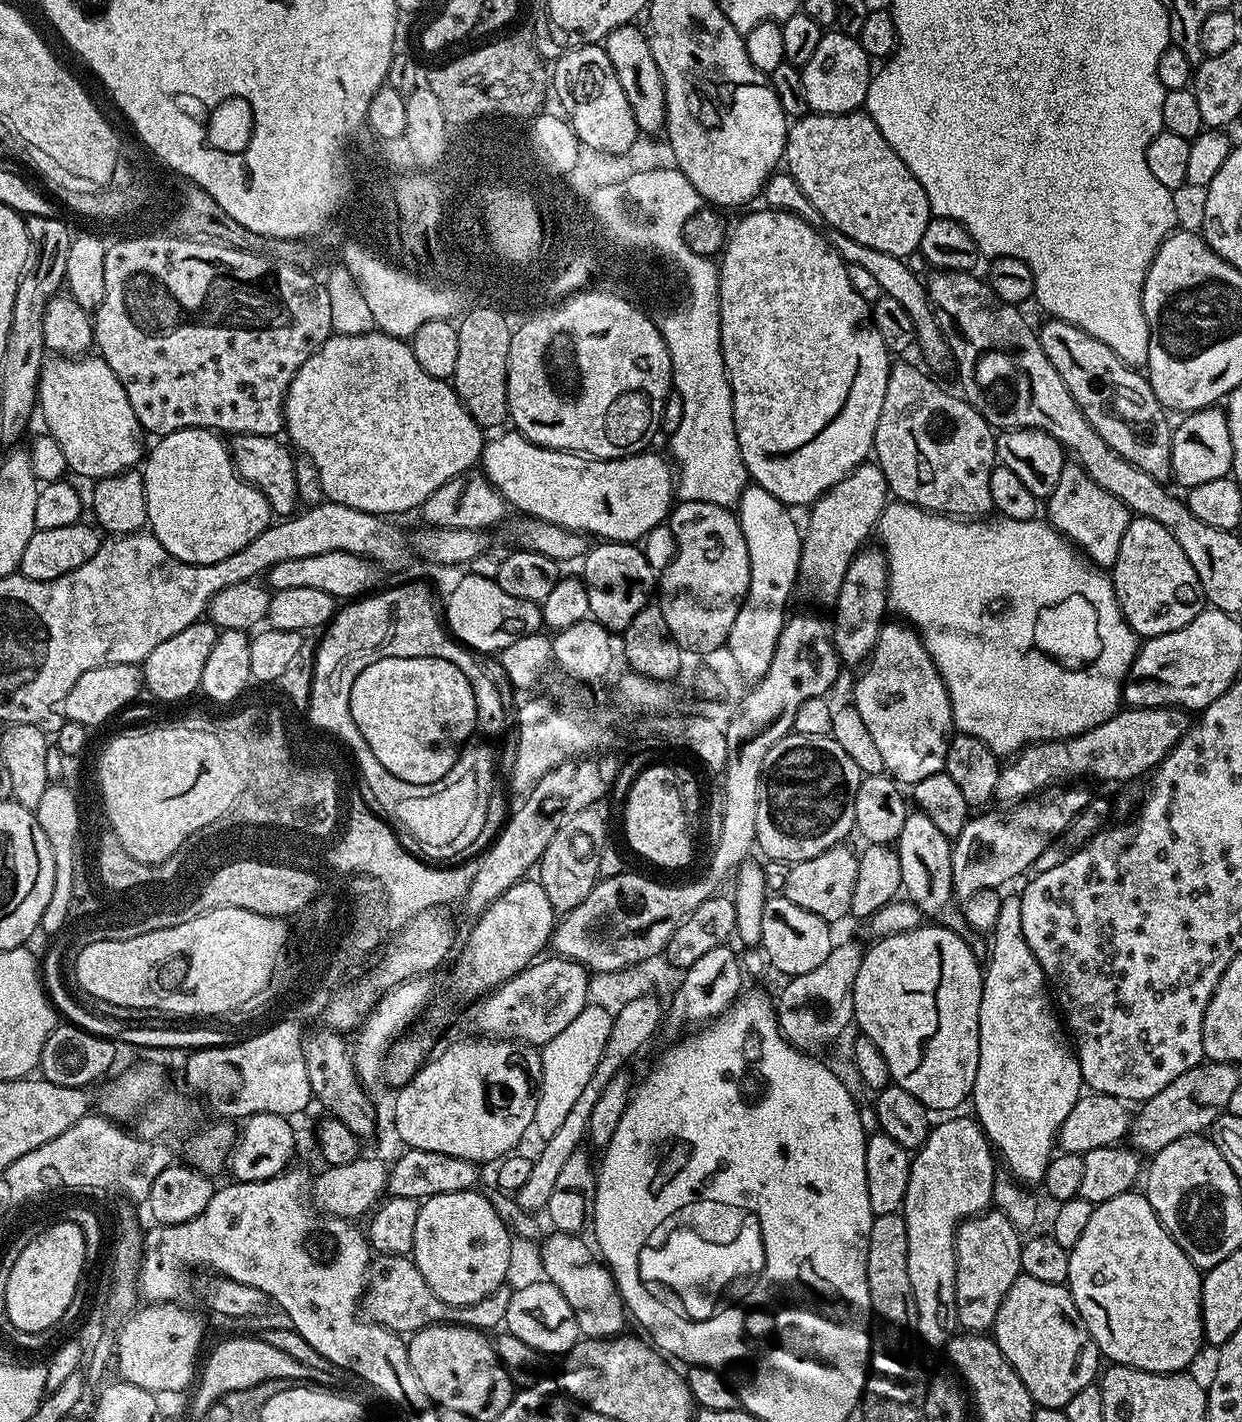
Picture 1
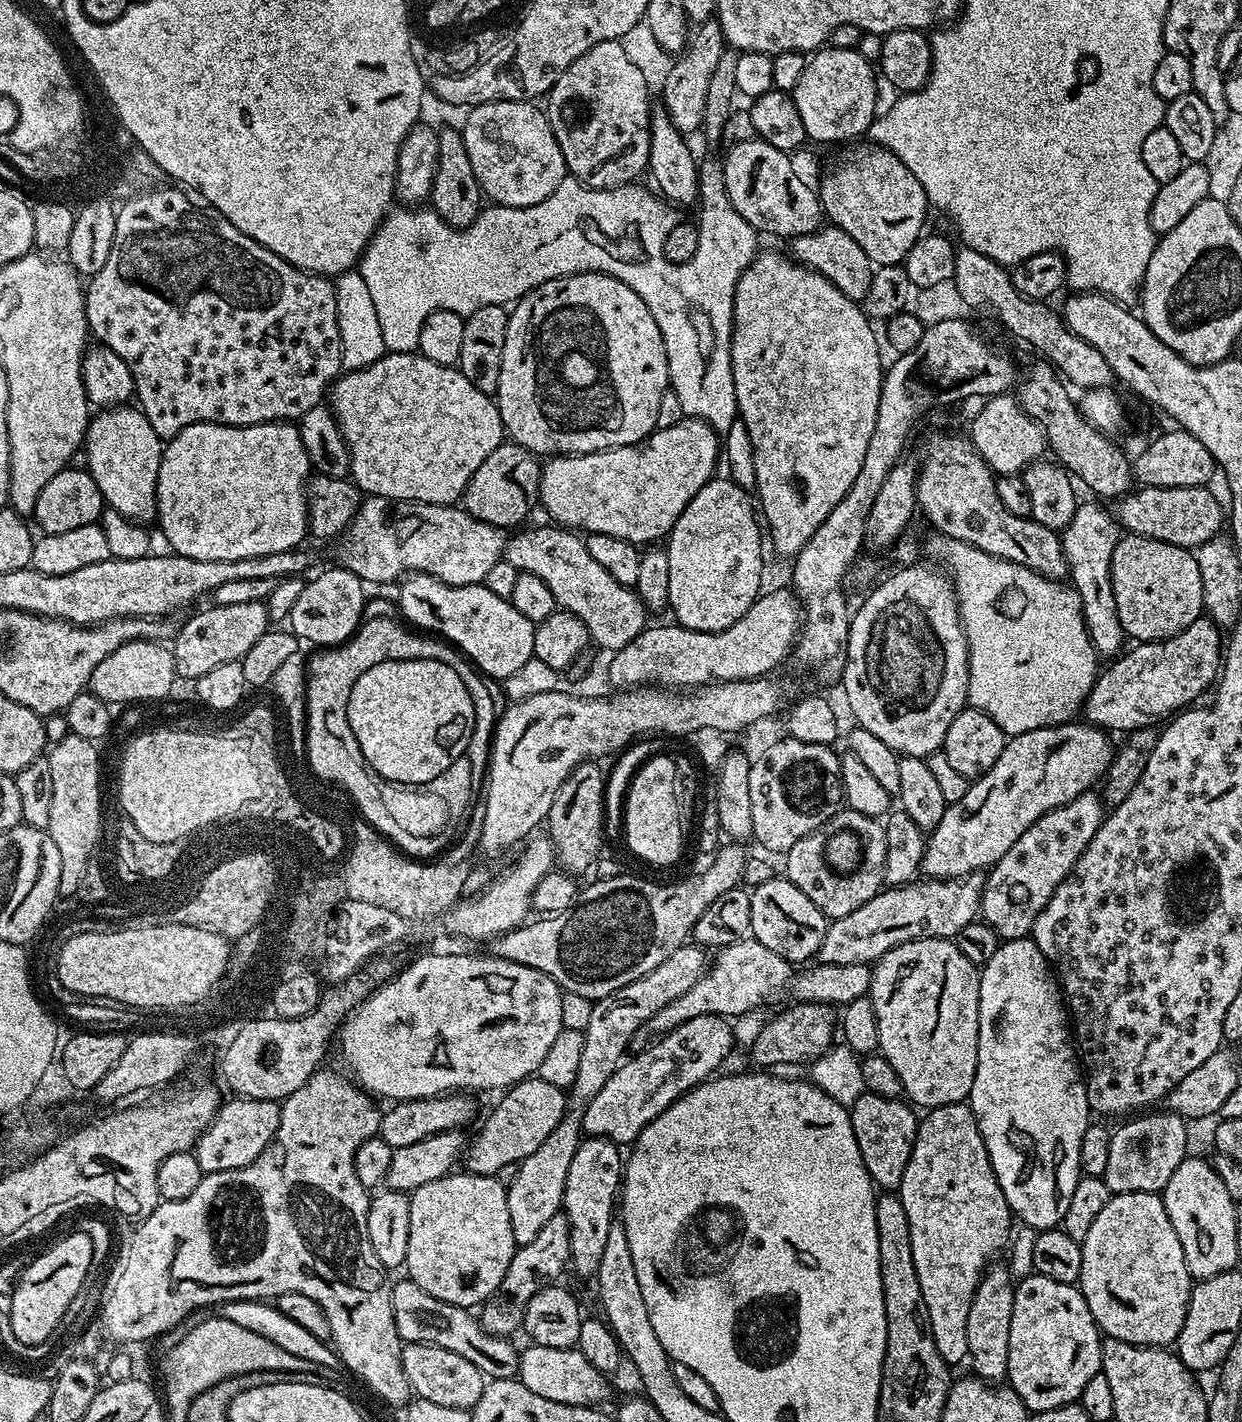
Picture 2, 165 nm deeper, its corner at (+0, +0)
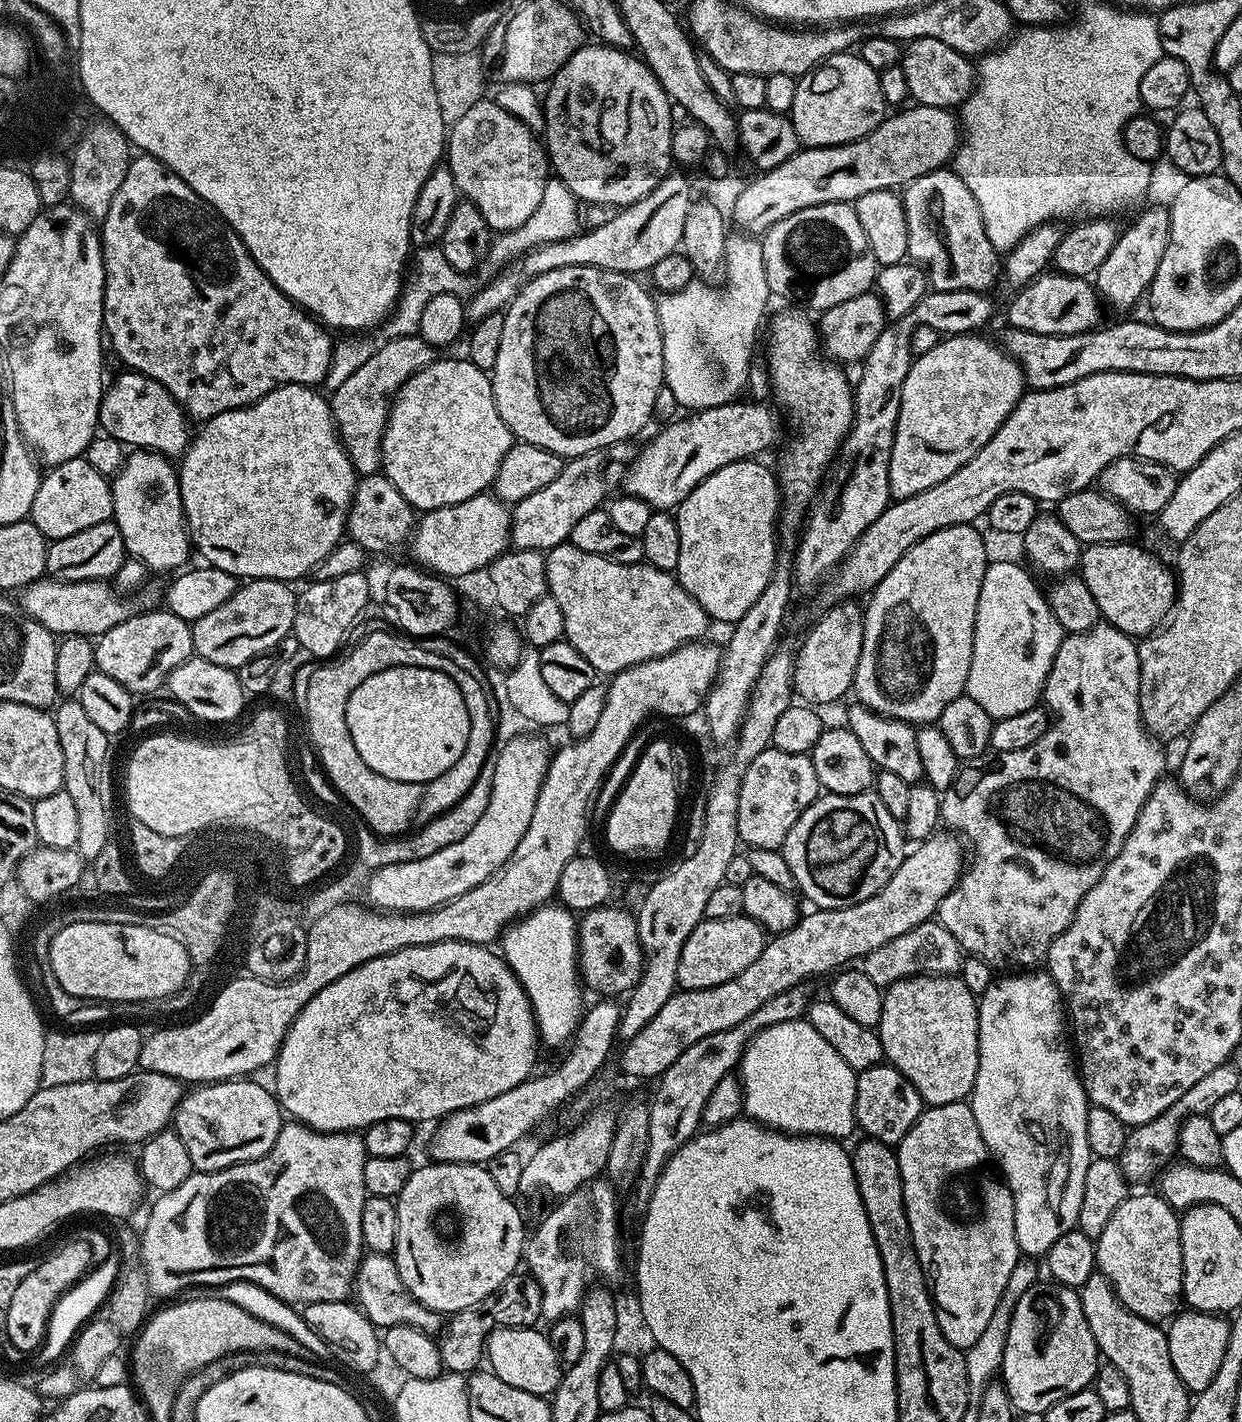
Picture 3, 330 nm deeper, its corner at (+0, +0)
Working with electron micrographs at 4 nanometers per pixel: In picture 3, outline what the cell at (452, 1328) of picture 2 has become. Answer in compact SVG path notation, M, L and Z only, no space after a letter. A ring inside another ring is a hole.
M365 1255L360 1262L360 1269L356 1272L354 1296L358 1301L358 1307L367 1314L372 1325L378 1330L405 1324L422 1330L427 1336L435 1337L446 1324L441 1313L422 1306L422 1302L418 1302L412 1297L410 1290L406 1290L396 1269L396 1261L391 1255Z

